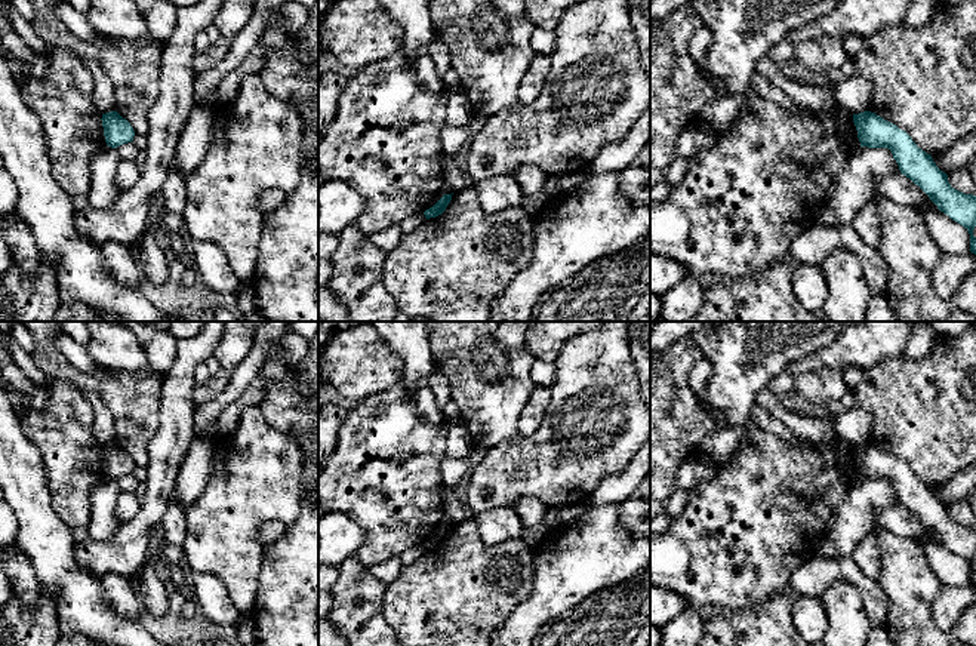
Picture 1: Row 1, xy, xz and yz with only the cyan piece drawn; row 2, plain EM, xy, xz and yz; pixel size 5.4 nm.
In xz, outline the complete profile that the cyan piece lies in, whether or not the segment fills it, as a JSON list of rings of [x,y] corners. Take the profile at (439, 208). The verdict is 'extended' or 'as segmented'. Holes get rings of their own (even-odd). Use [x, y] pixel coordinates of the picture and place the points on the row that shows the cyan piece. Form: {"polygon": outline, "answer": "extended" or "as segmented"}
{"polygon": [[[444,194],[432,207],[424,212],[425,218],[429,219],[441,215],[446,210],[450,200],[452,200],[452,194]]], "answer": "as segmented"}

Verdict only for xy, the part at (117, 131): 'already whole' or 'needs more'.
already whole

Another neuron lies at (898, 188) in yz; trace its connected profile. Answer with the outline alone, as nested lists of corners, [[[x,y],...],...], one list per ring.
[[[902,173],[878,178],[875,188],[880,200],[889,200],[895,204],[924,209],[933,203],[918,185]]]

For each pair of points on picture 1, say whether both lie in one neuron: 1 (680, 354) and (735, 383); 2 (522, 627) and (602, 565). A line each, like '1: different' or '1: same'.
1: different
2: same

